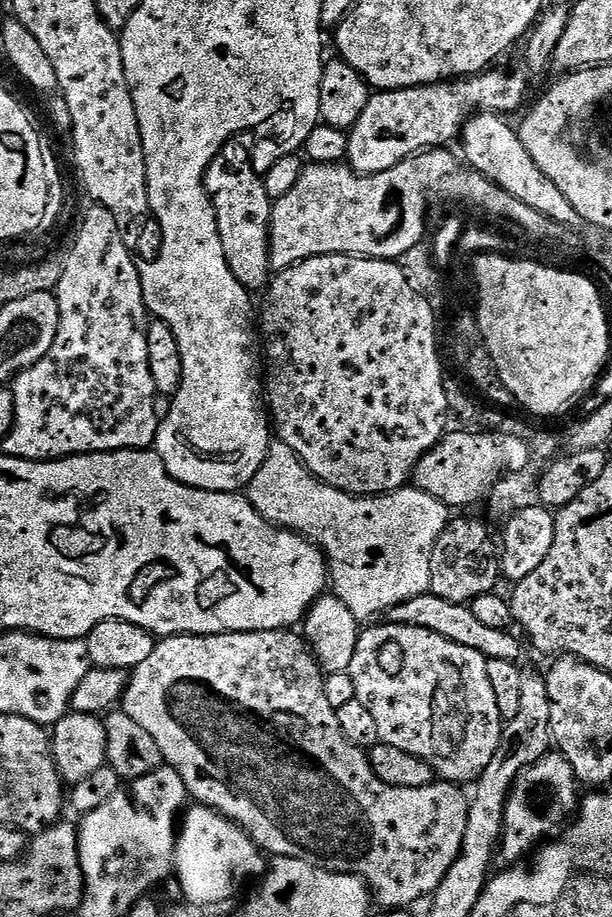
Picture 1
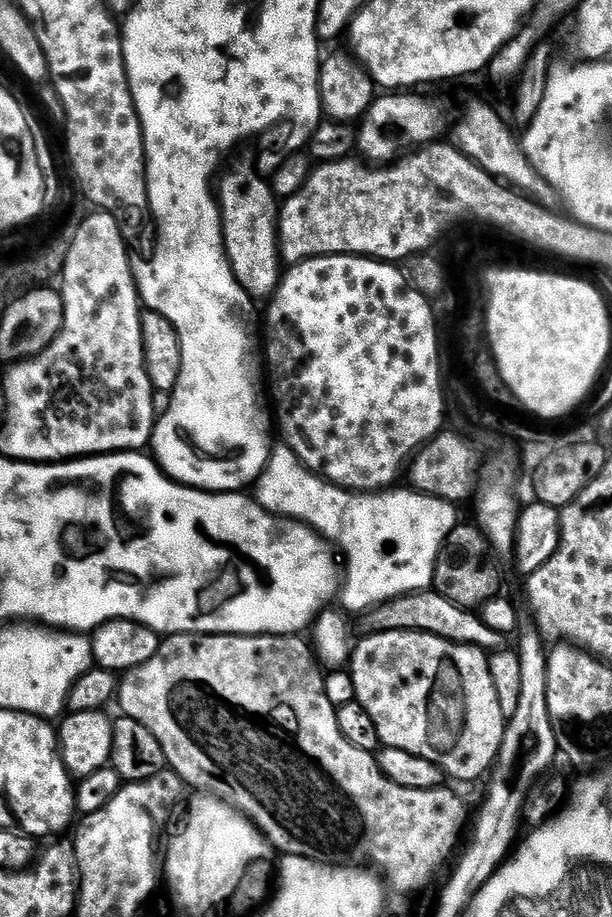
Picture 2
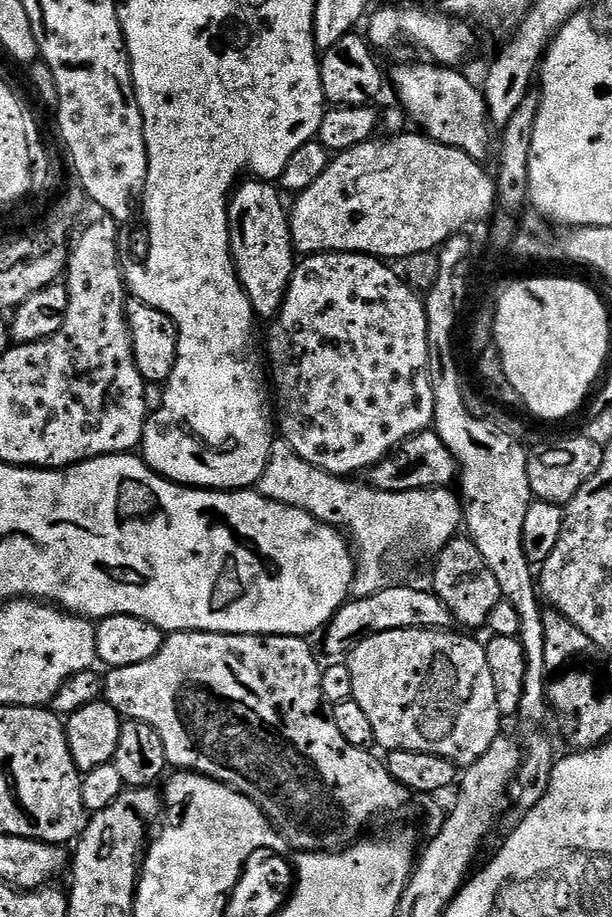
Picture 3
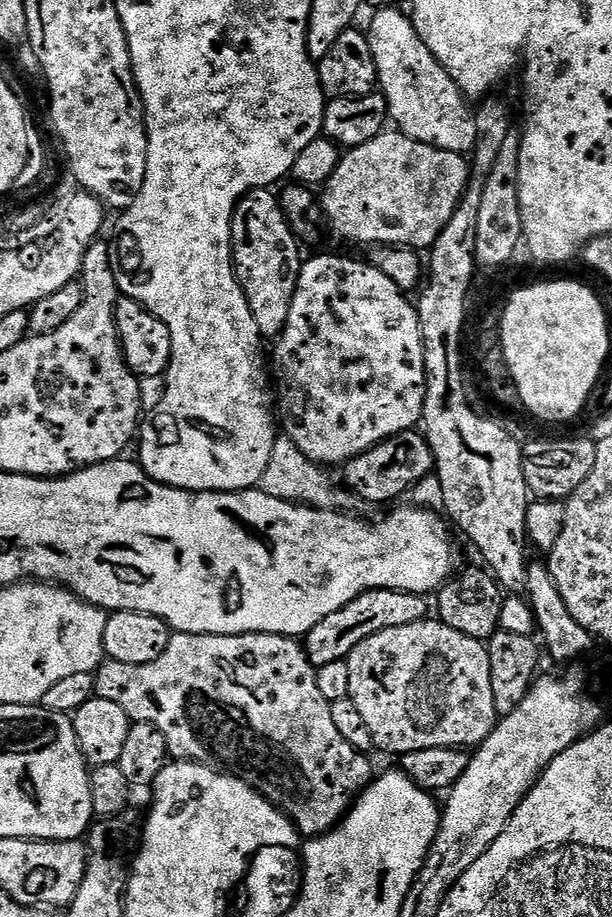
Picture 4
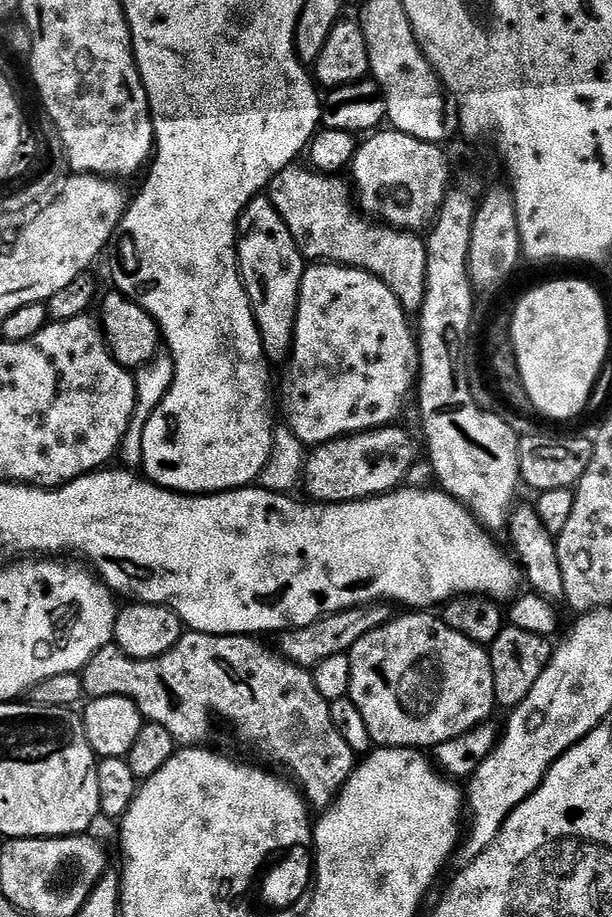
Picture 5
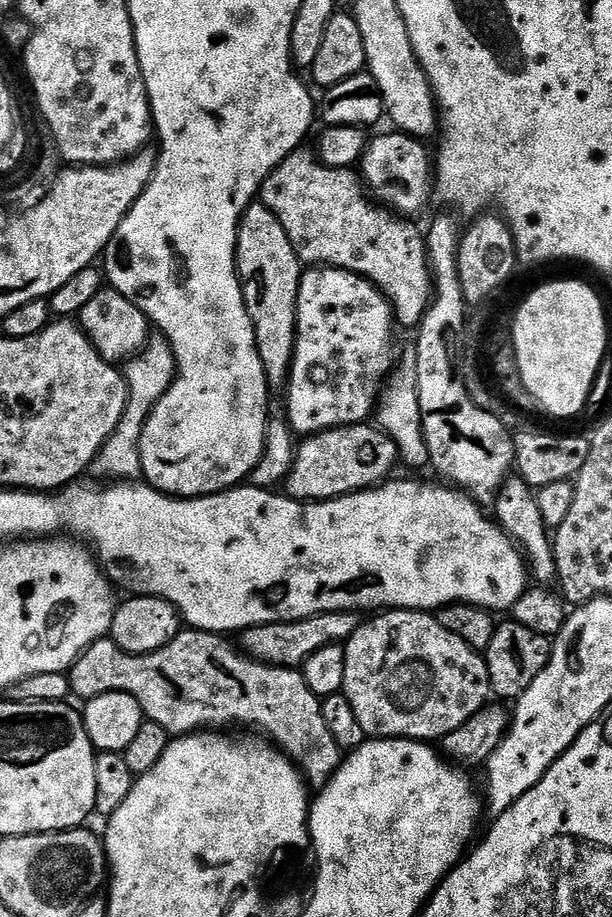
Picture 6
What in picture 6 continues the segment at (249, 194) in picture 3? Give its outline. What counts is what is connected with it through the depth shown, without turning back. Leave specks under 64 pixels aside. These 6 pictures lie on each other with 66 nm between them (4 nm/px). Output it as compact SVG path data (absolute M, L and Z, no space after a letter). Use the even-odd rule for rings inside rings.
M262 202L249 204L240 219L236 237L236 267L240 274L240 289L244 292L244 305L250 314L250 322L256 331L258 354L262 358L262 366L266 370L269 389L283 389L288 382L288 372L292 368L292 359L296 349L296 319L298 318L298 290L302 265L294 246L290 246L290 238L286 238L286 230L278 218Z

